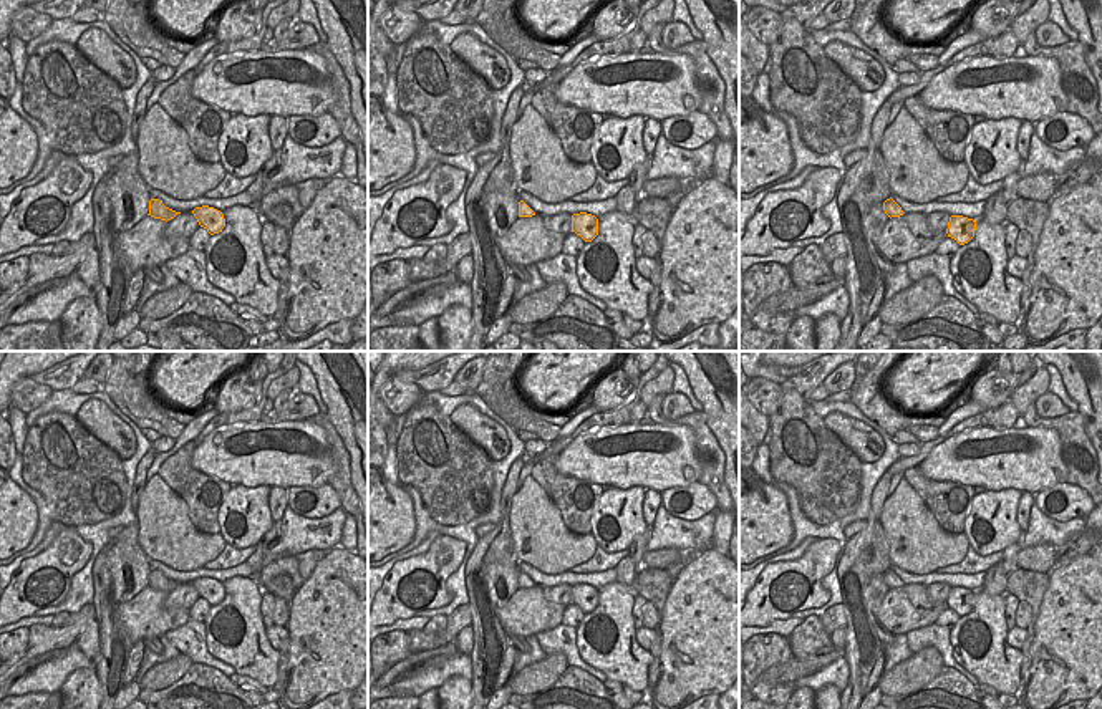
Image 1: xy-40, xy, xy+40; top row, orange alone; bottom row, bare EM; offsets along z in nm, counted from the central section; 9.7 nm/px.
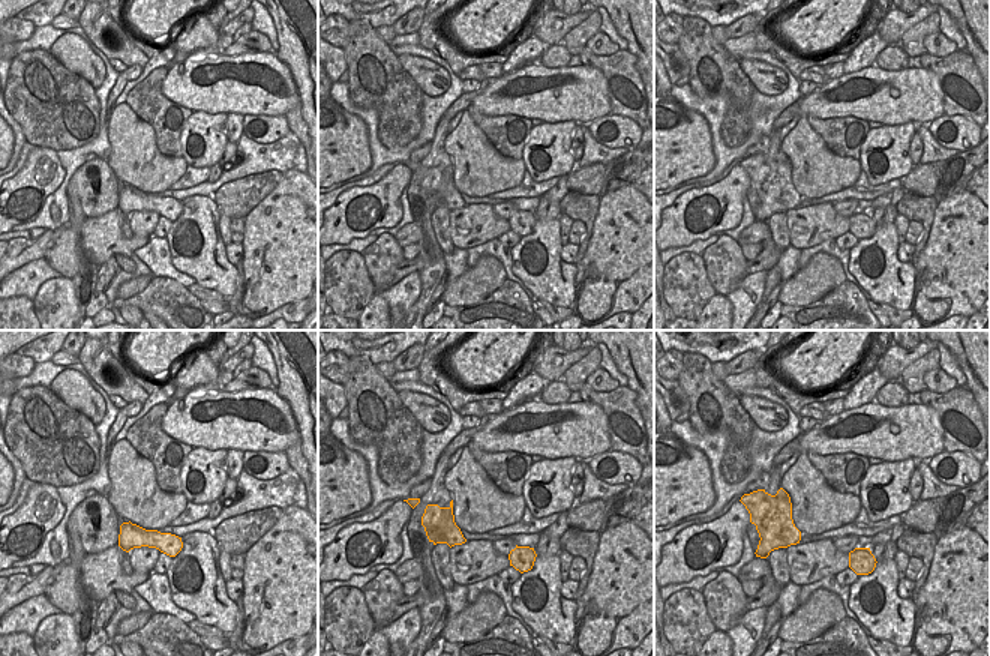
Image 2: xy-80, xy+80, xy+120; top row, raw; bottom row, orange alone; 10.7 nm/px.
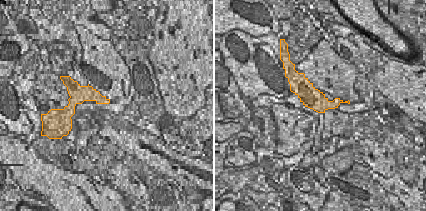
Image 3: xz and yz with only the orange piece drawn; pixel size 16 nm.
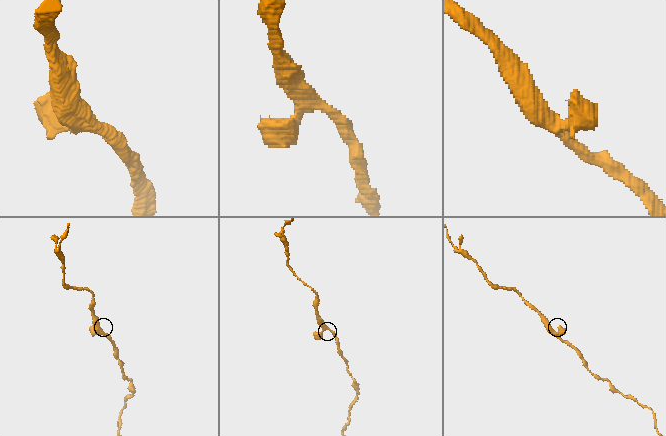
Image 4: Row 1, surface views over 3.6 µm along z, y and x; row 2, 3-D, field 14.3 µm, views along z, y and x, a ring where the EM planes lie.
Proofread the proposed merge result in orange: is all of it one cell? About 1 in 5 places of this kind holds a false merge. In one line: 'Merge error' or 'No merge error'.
No merge error

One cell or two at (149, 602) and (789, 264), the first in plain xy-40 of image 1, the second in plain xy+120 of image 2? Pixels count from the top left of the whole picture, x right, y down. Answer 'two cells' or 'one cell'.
two cells

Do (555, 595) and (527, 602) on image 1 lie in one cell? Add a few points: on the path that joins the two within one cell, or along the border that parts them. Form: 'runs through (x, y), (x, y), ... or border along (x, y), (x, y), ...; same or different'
border along (544, 587), (549, 600), (565, 605); different

